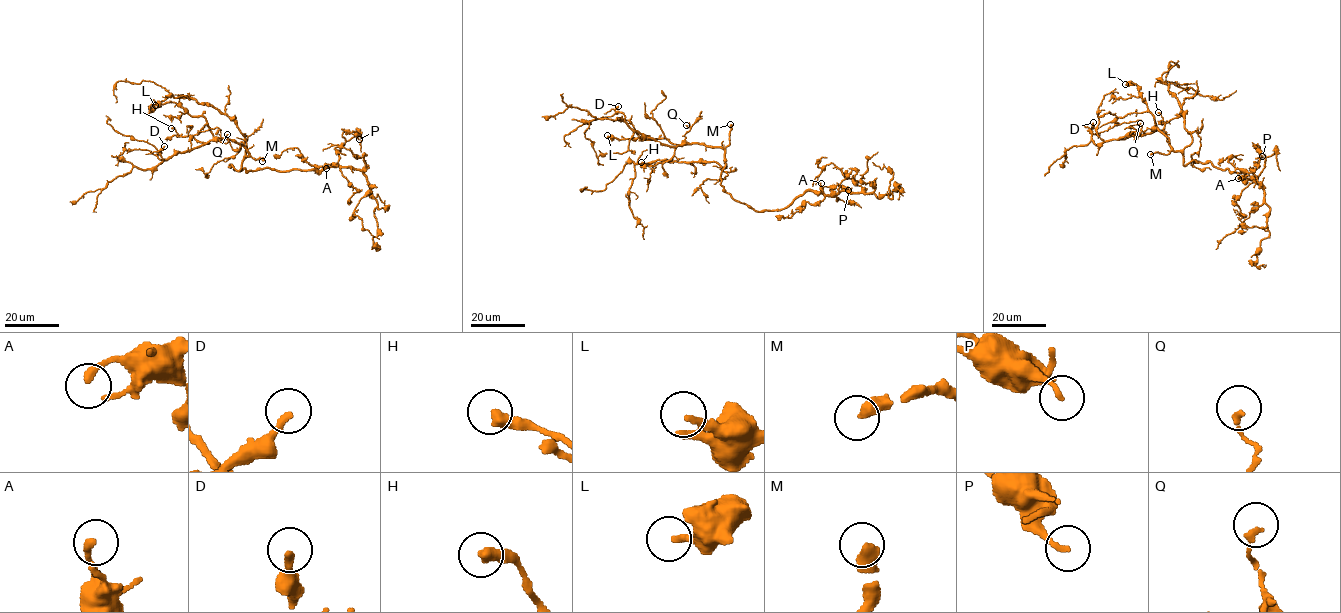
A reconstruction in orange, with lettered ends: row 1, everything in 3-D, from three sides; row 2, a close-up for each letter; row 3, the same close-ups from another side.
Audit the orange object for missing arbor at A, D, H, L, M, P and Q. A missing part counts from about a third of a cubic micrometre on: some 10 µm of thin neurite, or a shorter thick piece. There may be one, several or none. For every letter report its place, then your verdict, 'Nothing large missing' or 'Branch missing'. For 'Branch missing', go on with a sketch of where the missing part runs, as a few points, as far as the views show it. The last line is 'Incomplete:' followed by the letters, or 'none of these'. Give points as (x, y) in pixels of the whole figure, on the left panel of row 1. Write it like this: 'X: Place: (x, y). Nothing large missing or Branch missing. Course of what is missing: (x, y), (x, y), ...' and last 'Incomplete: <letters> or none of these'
A: Place: (326, 168). Nothing large missing
D: Place: (164, 146). Branch missing
H: Place: (171, 128). Nothing large missing
L: Place: (155, 105). Branch missing
M: Place: (262, 161). Branch missing
P: Place: (359, 139). Nothing large missing
Q: Place: (227, 134). Nothing large missing
Incomplete: D, L, M

